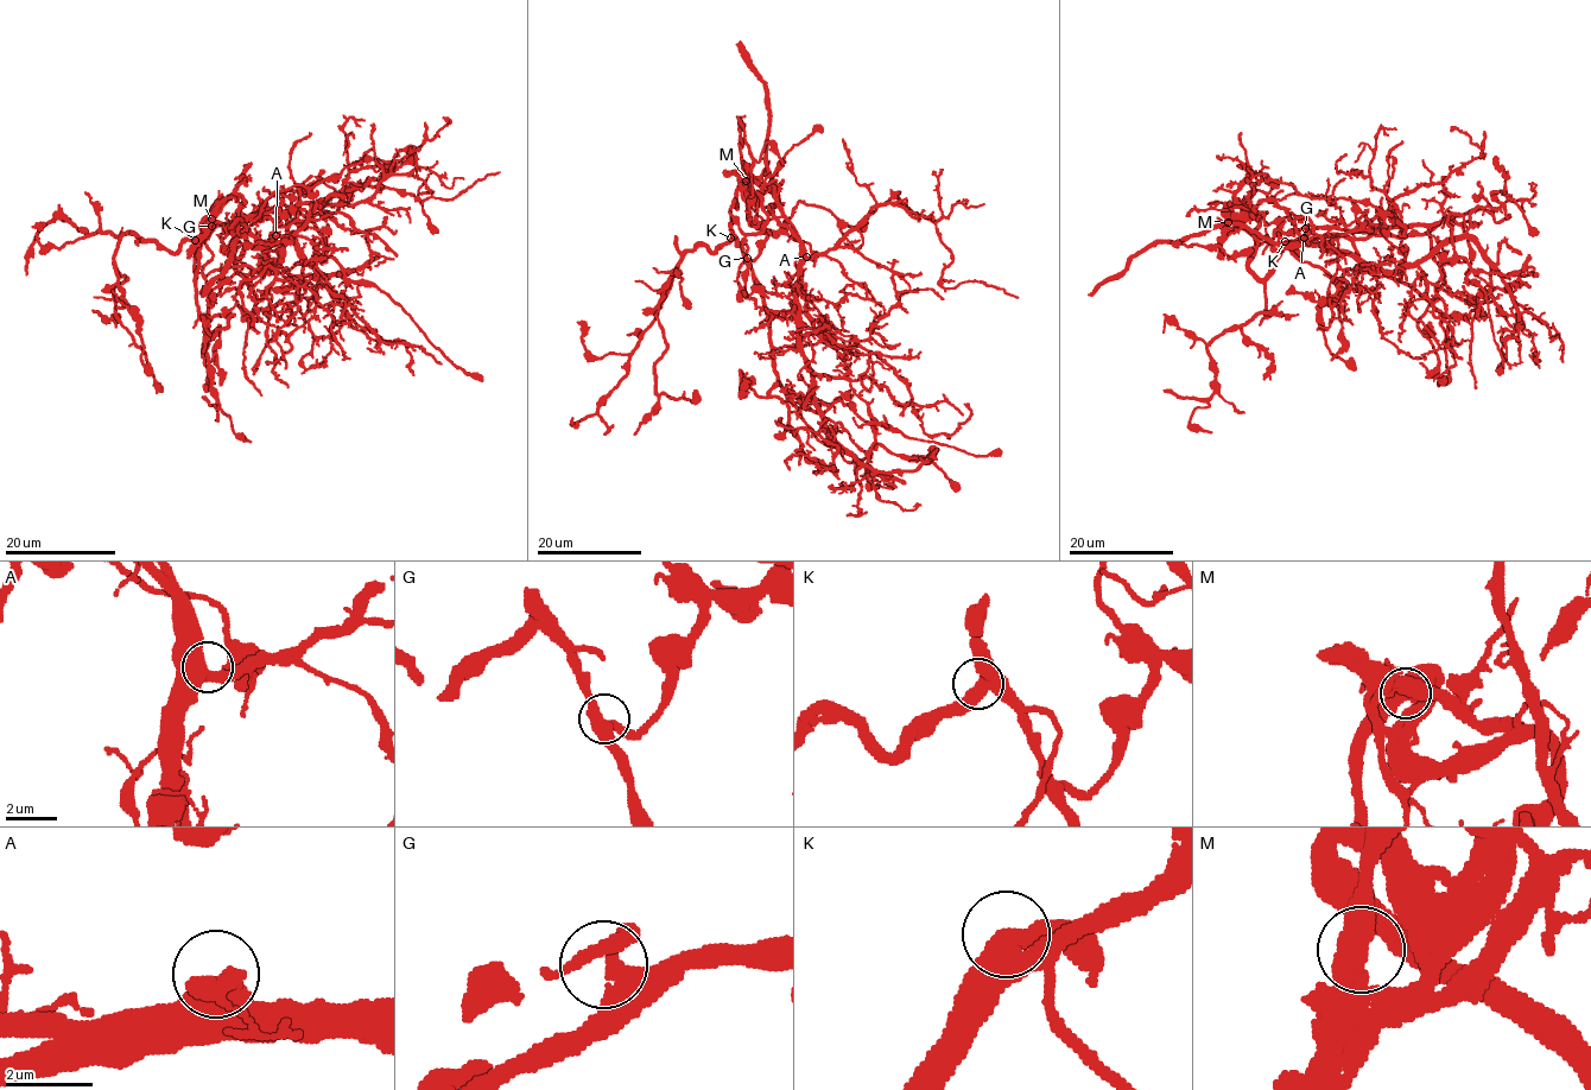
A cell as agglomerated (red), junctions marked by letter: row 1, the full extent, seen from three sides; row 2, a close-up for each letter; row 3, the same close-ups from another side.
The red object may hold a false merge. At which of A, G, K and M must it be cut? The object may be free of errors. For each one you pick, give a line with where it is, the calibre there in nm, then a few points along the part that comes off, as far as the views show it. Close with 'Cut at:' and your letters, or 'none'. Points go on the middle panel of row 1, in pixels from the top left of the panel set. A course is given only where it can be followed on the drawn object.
M: (746, 181) | 550 nm | (747, 181), (766, 185), (783, 204)
Cut at: M

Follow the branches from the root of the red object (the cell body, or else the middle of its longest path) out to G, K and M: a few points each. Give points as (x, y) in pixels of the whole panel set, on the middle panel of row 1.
G: (790, 299), (766, 291), (755, 280), (747, 258)
K: (790, 299), (766, 291), (755, 280), (742, 248), (730, 238)
M: (790, 299), (755, 280), (730, 233), (730, 207), (734, 201), (736, 208), (736, 191), (747, 181)

